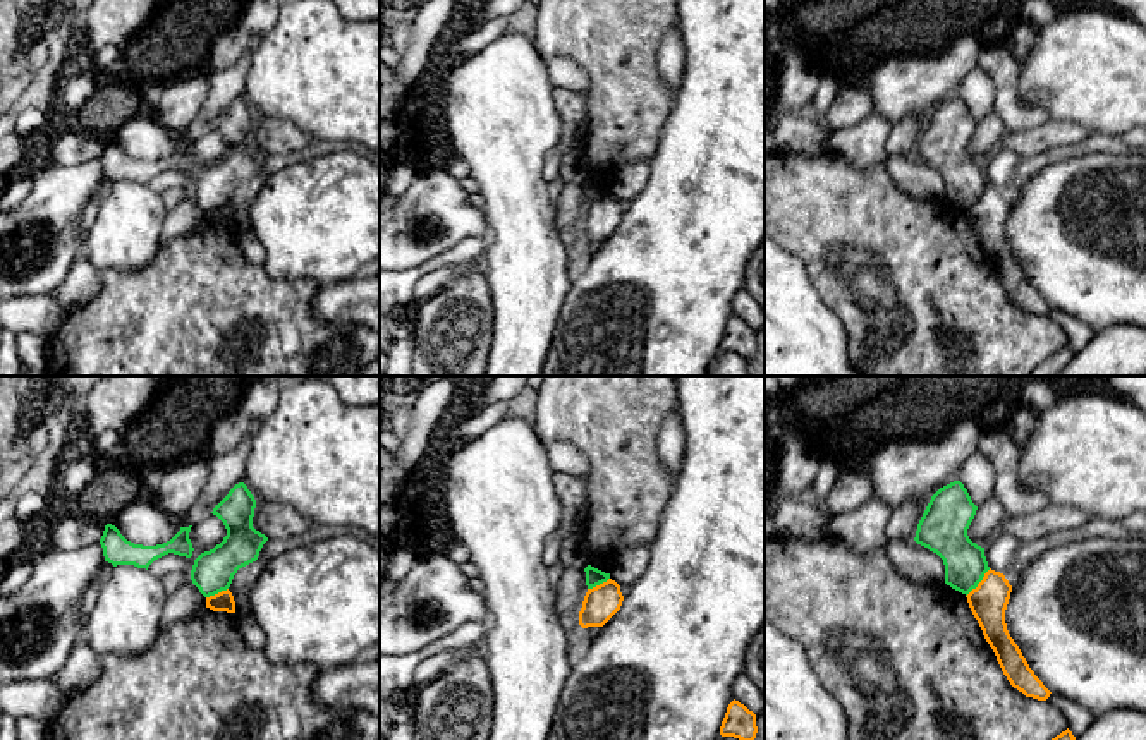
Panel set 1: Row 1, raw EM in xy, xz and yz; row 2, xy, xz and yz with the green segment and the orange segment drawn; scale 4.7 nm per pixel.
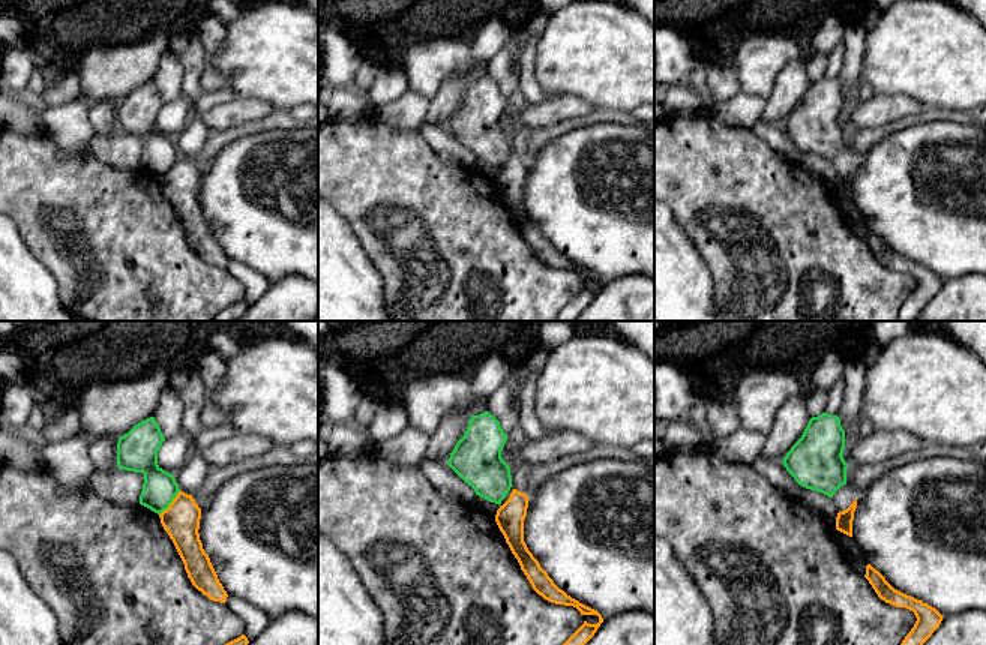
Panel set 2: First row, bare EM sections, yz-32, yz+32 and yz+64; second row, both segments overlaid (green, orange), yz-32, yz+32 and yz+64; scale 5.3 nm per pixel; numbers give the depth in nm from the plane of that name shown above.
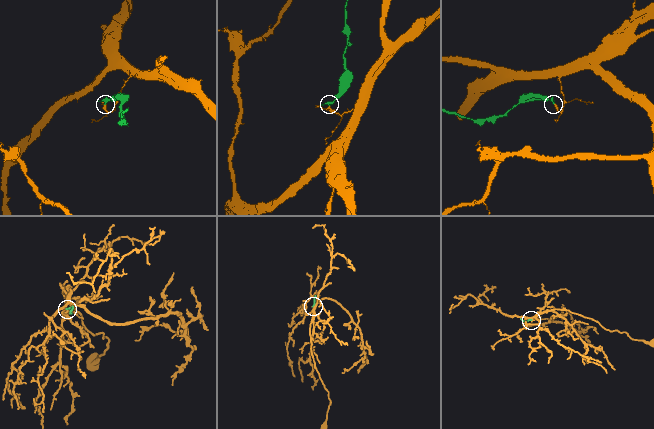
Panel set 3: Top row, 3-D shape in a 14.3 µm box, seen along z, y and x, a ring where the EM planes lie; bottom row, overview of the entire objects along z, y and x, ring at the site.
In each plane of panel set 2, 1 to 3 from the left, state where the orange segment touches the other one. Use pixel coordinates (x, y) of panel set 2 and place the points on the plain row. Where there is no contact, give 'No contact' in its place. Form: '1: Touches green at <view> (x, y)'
1: Touches green at yz-32 (171, 165)
2: No contact
3: No contact

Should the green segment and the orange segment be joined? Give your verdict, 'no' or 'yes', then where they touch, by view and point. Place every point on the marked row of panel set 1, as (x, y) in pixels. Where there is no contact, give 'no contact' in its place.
no; contact yz (980, 581)

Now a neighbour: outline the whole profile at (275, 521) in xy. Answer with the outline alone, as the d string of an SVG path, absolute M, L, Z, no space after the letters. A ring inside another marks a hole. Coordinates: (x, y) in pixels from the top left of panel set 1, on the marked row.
M256 501L253 527L268 539L299 537L311 529L311 522L296 508L273 501Z

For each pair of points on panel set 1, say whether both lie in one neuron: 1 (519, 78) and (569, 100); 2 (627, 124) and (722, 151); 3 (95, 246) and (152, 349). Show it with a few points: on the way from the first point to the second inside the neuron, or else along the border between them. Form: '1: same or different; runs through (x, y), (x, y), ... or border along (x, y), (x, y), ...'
1: different; border along (552, 88), (562, 133)
2: different; border along (676, 95), (658, 146), (648, 158)
3: different; border along (148, 268), (134, 272), (107, 268), (102, 273)

